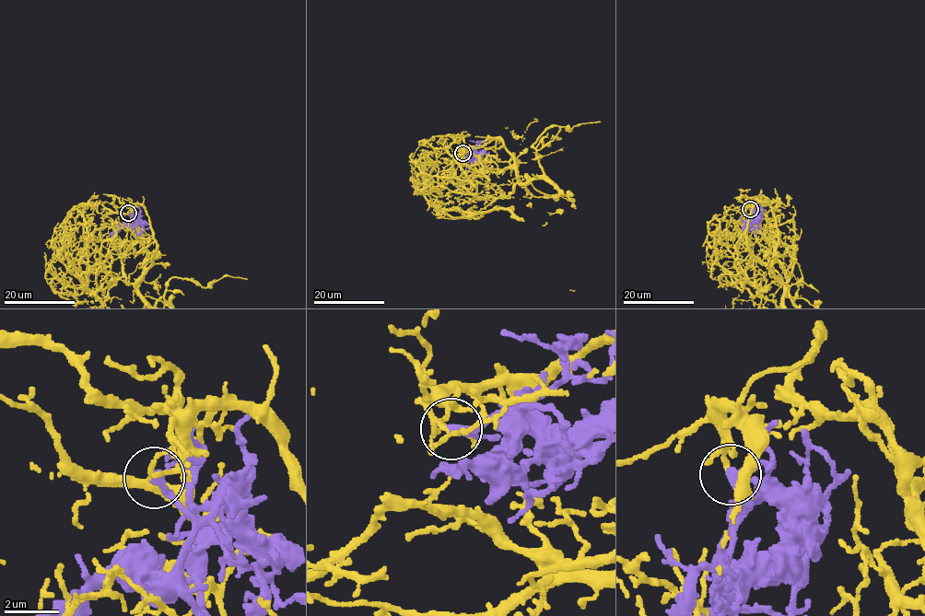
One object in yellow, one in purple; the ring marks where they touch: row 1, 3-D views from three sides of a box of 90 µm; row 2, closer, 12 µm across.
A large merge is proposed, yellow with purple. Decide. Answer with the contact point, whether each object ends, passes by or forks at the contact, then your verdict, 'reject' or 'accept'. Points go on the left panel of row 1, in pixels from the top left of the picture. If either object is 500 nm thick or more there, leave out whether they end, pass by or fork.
(128, 213) | yellow ends | purple passes by | reject

